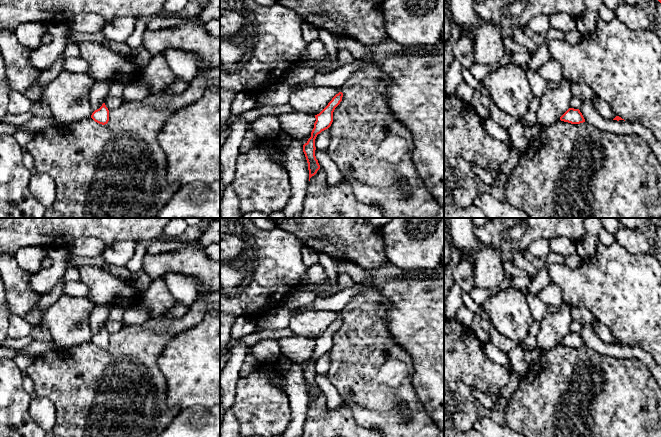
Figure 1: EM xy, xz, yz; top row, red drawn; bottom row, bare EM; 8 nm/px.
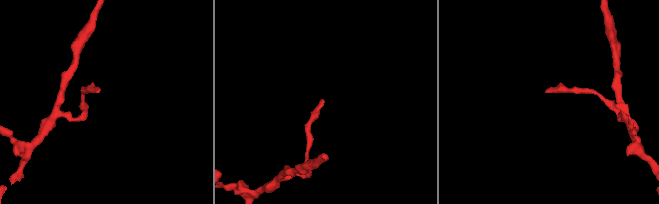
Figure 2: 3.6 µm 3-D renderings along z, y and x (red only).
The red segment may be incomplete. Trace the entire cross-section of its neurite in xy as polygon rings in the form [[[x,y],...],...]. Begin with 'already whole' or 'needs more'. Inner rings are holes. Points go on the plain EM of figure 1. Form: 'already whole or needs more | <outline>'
already whole | [[[103,327],[99,333],[95,334],[92,337],[91,342],[95,346],[102,348],[102,349],[105,349],[108,347],[108,345],[109,345],[109,334],[106,331],[105,327]]]

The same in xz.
already whole | [[[339,316],[332,322],[328,329],[319,338],[315,339],[316,345],[314,347],[314,352],[311,356],[311,361],[303,369],[303,376],[308,387],[309,405],[310,402],[314,400],[320,393],[320,389],[315,380],[315,363],[318,358],[331,350],[333,346],[333,336],[342,325],[342,321],[343,317]]]

